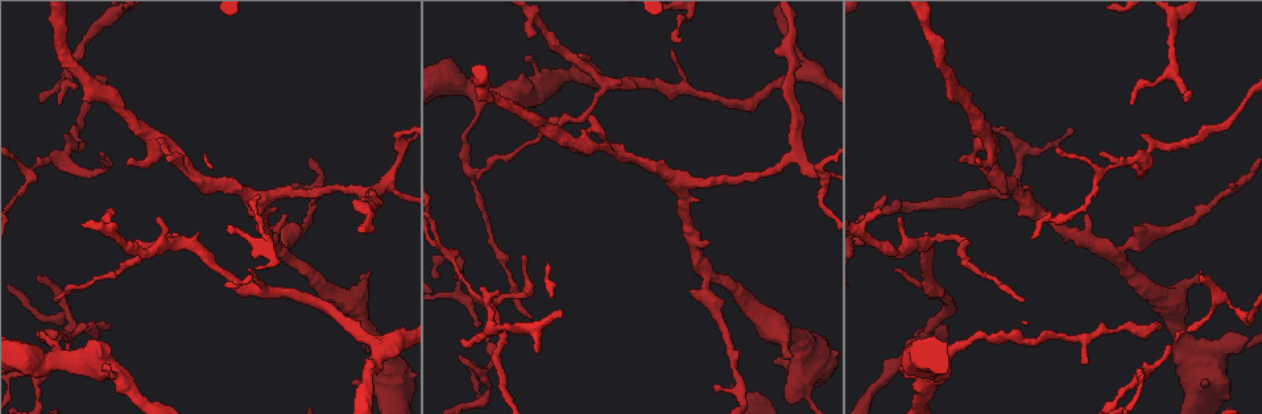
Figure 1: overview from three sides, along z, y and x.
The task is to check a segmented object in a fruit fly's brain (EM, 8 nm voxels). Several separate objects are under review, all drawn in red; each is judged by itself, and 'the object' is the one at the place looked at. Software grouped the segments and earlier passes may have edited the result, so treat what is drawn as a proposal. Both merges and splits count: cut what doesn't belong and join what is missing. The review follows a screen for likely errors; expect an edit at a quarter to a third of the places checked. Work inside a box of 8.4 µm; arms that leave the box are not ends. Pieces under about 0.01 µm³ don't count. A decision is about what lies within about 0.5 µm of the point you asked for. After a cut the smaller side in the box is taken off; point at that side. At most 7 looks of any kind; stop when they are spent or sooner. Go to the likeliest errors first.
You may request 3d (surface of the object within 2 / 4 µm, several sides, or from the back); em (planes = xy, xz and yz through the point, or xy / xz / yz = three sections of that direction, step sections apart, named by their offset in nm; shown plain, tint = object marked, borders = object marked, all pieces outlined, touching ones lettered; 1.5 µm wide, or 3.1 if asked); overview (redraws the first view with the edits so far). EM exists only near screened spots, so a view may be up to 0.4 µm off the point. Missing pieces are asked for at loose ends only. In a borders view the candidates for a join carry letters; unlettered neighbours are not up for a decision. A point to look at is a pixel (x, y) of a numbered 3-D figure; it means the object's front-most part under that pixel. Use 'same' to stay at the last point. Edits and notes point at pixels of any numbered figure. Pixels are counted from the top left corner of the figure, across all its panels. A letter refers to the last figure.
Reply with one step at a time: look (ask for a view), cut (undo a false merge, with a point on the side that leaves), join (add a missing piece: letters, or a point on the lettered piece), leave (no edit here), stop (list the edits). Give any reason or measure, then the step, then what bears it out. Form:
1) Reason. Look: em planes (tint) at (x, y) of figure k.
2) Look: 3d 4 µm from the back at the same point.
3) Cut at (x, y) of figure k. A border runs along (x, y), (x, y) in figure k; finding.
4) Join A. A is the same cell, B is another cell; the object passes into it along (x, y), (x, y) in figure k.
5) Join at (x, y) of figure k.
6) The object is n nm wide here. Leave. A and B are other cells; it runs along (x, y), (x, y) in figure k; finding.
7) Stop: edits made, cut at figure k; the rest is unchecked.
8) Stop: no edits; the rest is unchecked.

An open end. Look: 3d 2 µm at (791, 357) of figure 1.

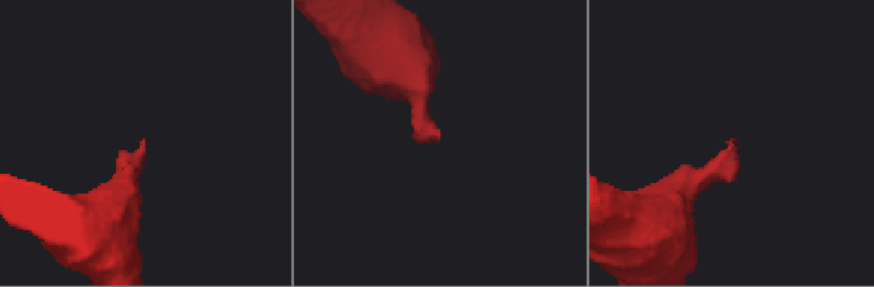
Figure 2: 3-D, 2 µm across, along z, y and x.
Shape alone is not enough. Look: em planes (borders) at (438, 137) of figure 2.

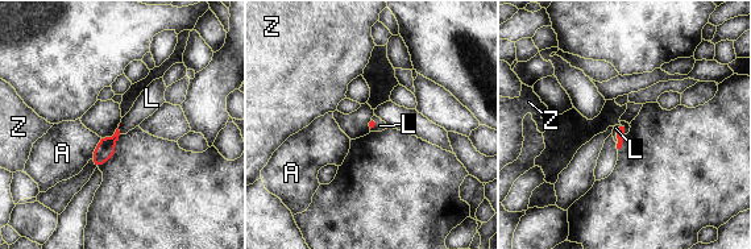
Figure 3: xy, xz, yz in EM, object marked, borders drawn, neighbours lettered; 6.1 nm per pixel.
Join L. L is the same cell, A and Z are other cells; the object passes into it along (104, 150), (117, 129), (148, 102) in figure 3; it goes on there.

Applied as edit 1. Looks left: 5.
Thin end. Look: em planes (plain) at (463, 342) of figure 1.

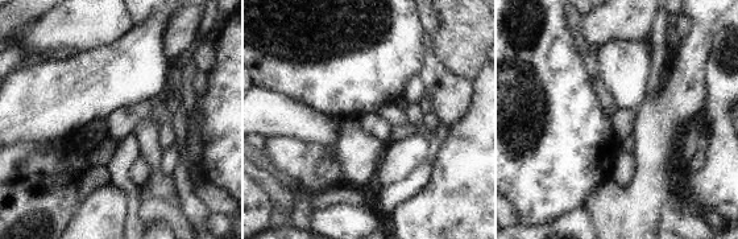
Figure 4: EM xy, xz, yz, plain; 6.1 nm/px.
Look: em planes (borders) at the same point.

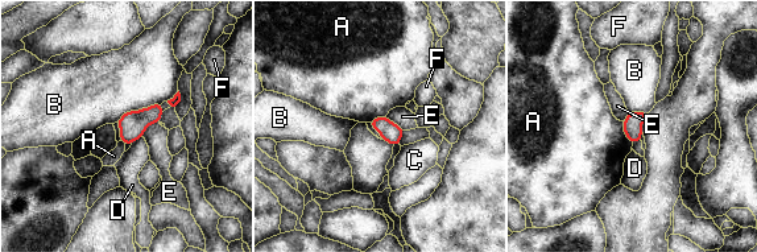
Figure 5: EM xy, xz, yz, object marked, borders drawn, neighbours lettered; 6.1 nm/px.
Leave. A, B, C, D, E and F are other cells; no lettered piece goes on from it.

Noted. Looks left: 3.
End of a long branch. Look: em planes (borders) at (56, 300) of figure 1.

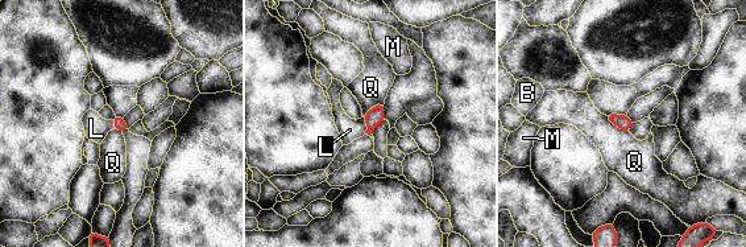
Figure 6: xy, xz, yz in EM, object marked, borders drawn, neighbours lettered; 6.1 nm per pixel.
The object is 70 nm wide here. Join L. L is the same cell, B, M and Q are other cells; the object passes into it along (374, 116), (367, 124), (349, 130) in figure 6; it goes on there.

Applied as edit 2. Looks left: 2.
Stop: edits made, join at figure 3, join at figure 6; the rest is unchecked.

